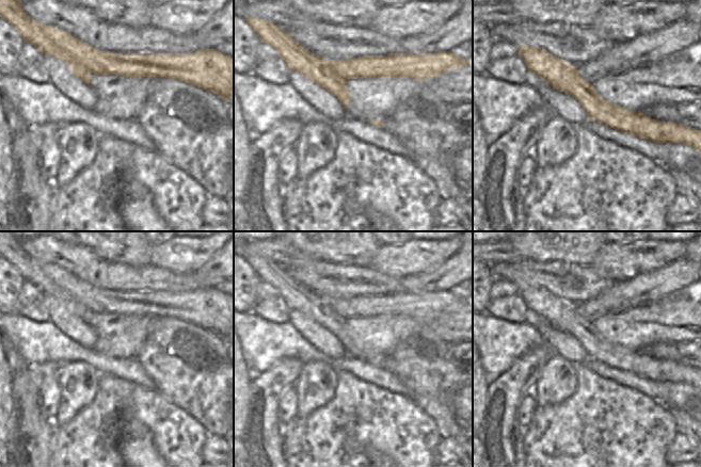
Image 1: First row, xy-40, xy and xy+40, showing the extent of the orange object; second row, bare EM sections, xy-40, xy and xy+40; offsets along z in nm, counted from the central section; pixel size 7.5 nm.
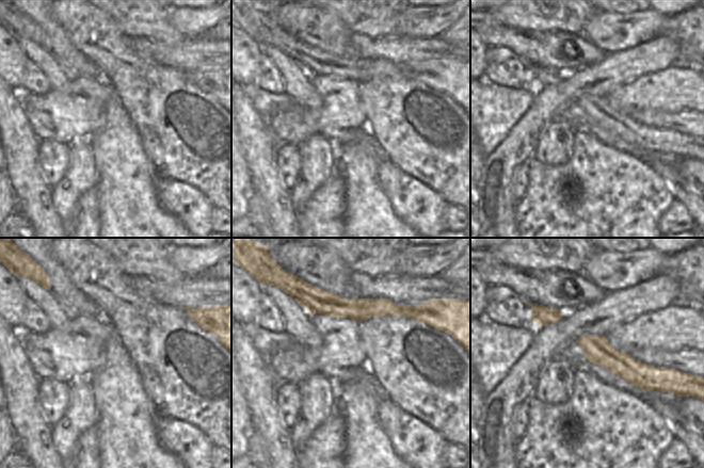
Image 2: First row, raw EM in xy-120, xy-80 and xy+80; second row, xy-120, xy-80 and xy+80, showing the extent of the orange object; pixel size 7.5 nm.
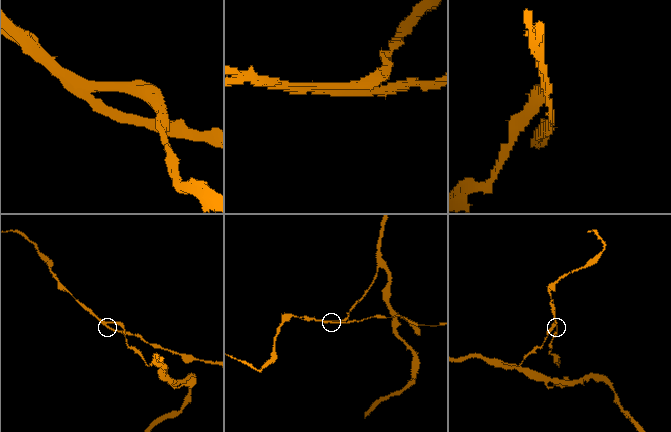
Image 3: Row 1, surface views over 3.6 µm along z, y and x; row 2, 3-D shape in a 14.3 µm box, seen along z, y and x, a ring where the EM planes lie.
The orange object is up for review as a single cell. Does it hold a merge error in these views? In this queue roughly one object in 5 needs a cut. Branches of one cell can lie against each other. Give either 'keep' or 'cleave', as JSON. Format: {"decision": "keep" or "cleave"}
{"decision": "cleave"}

